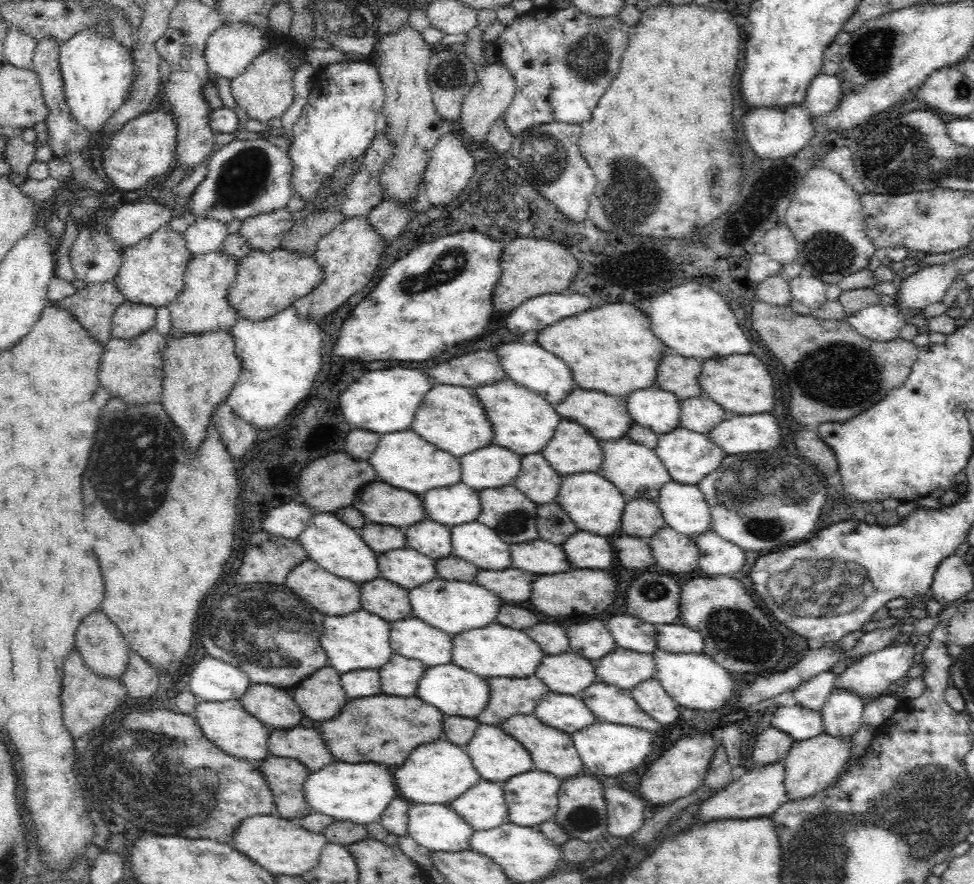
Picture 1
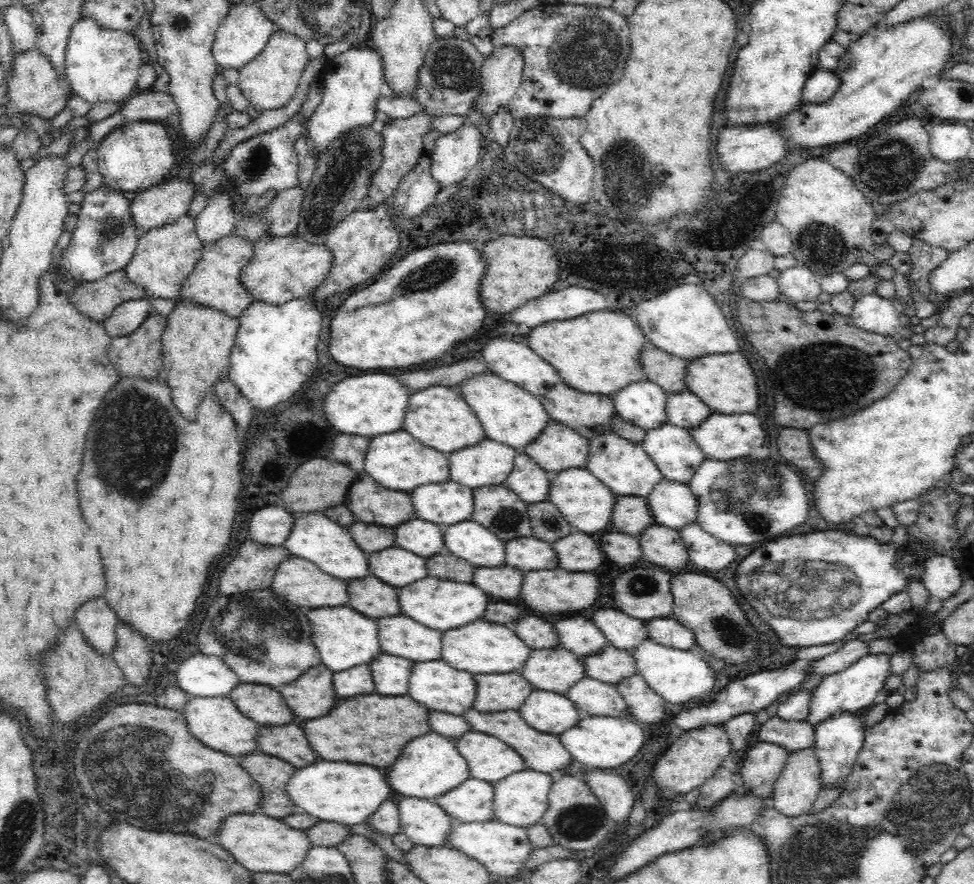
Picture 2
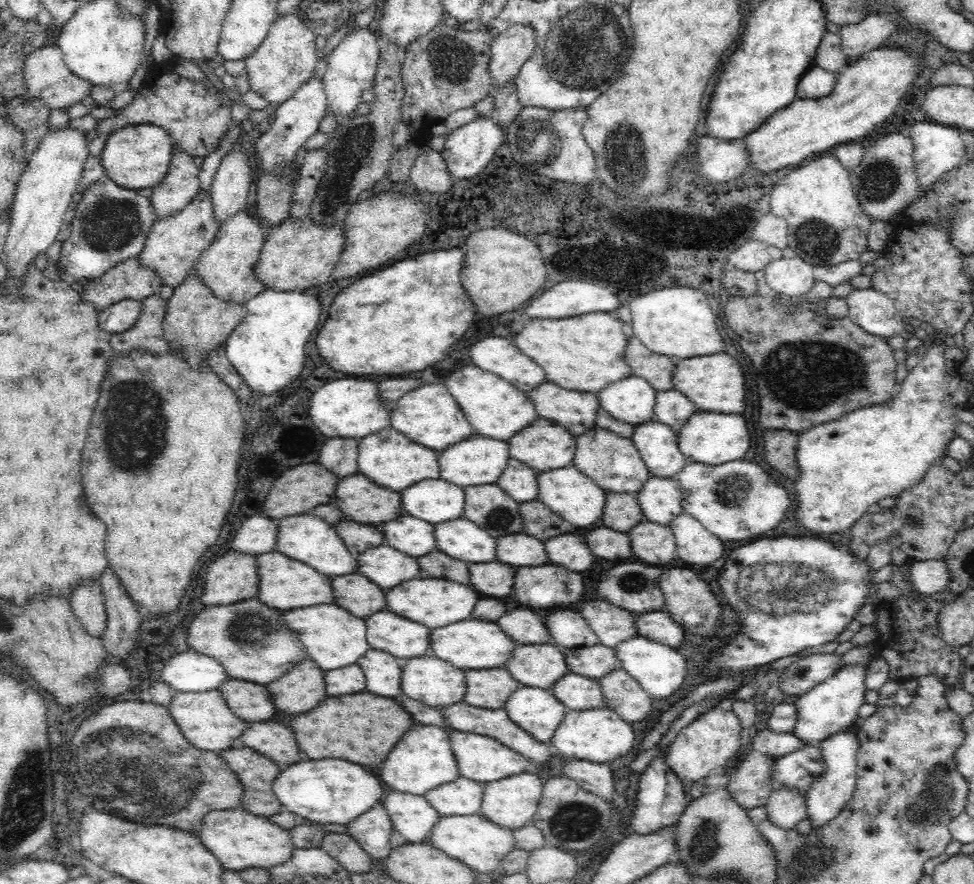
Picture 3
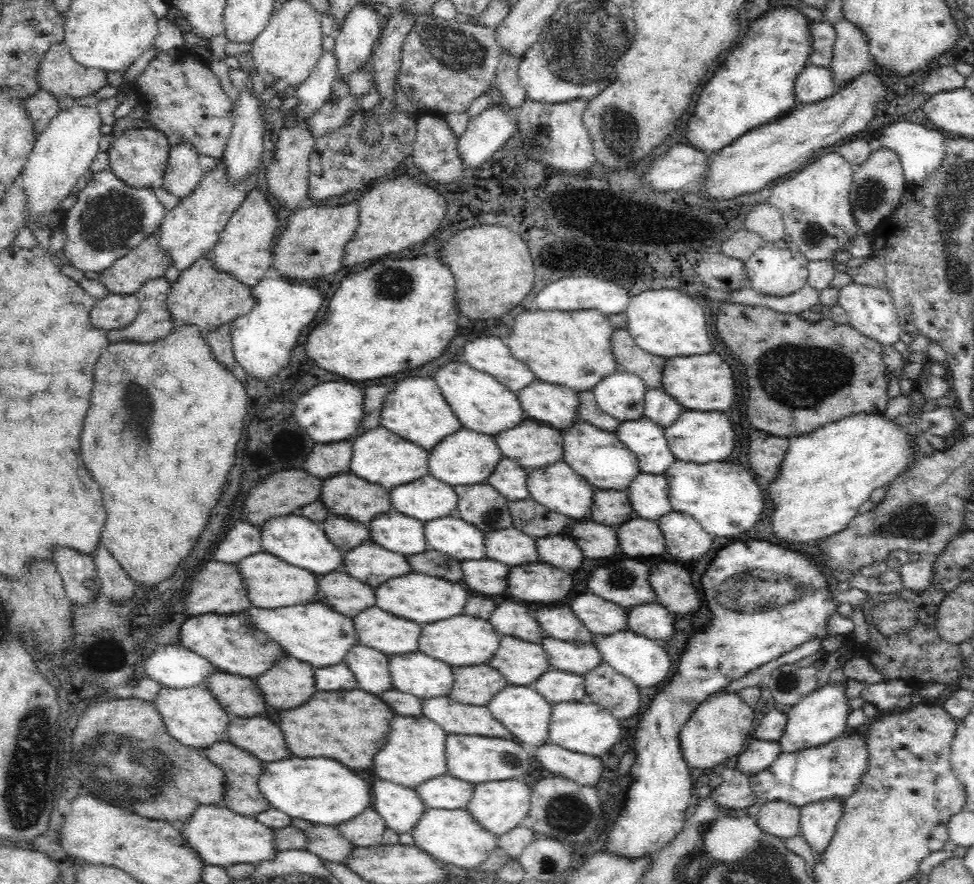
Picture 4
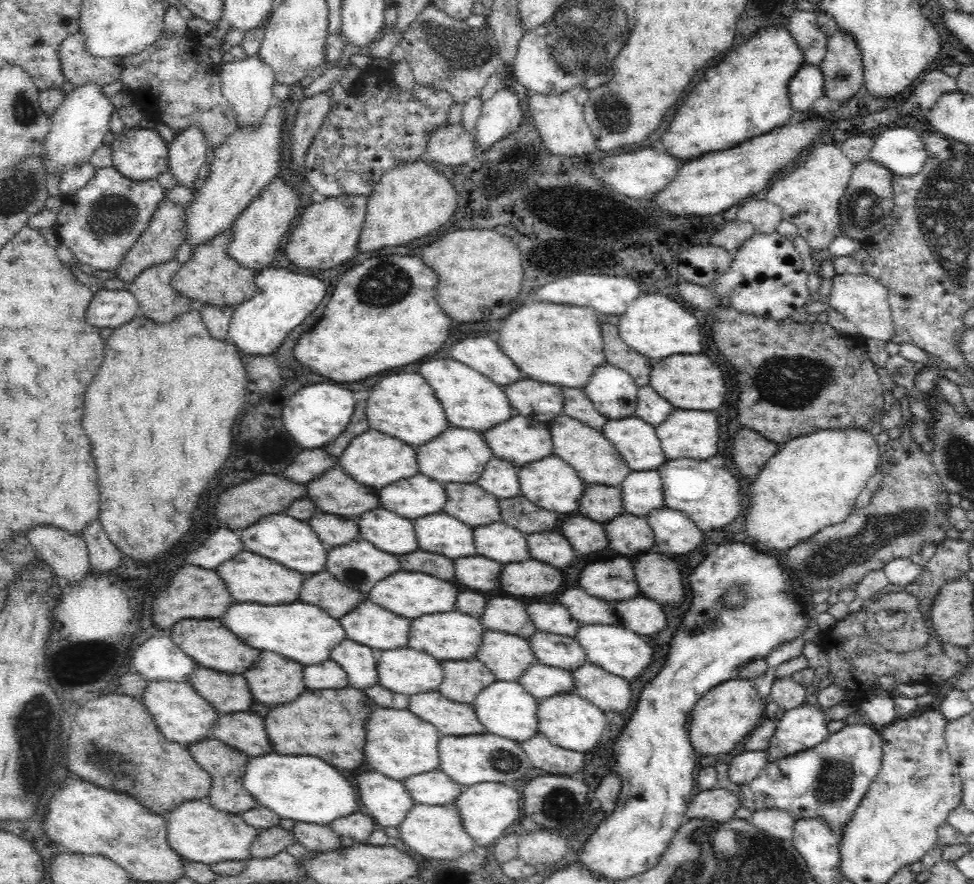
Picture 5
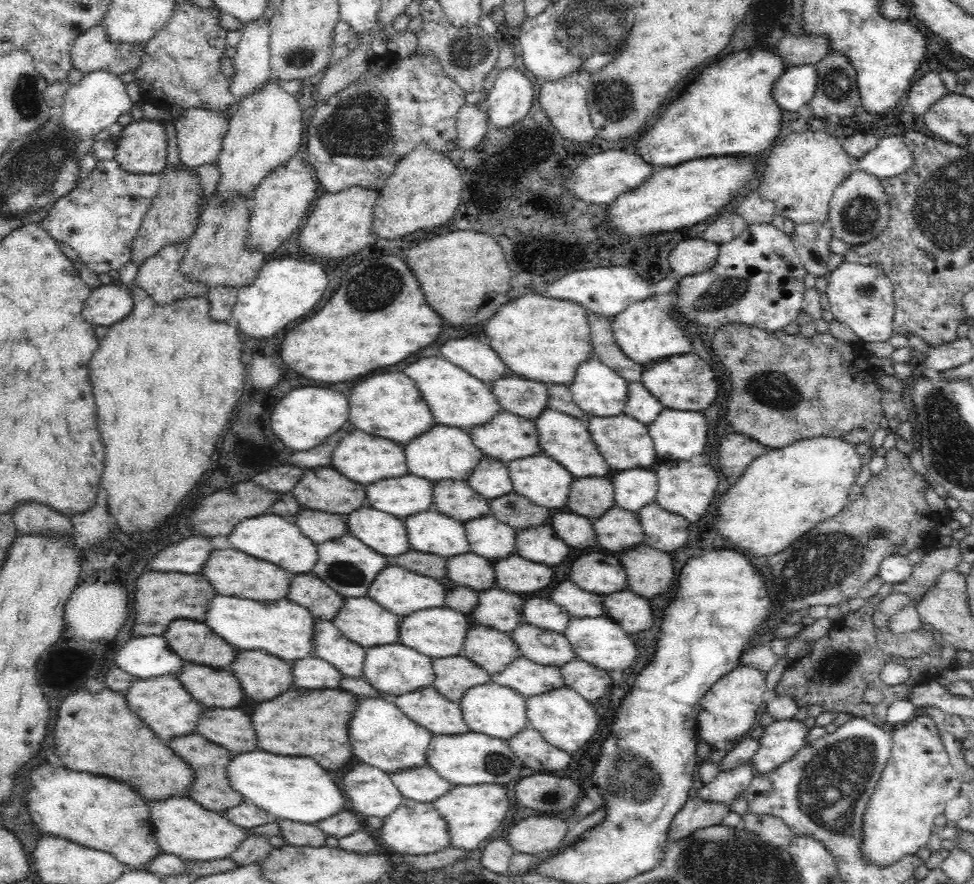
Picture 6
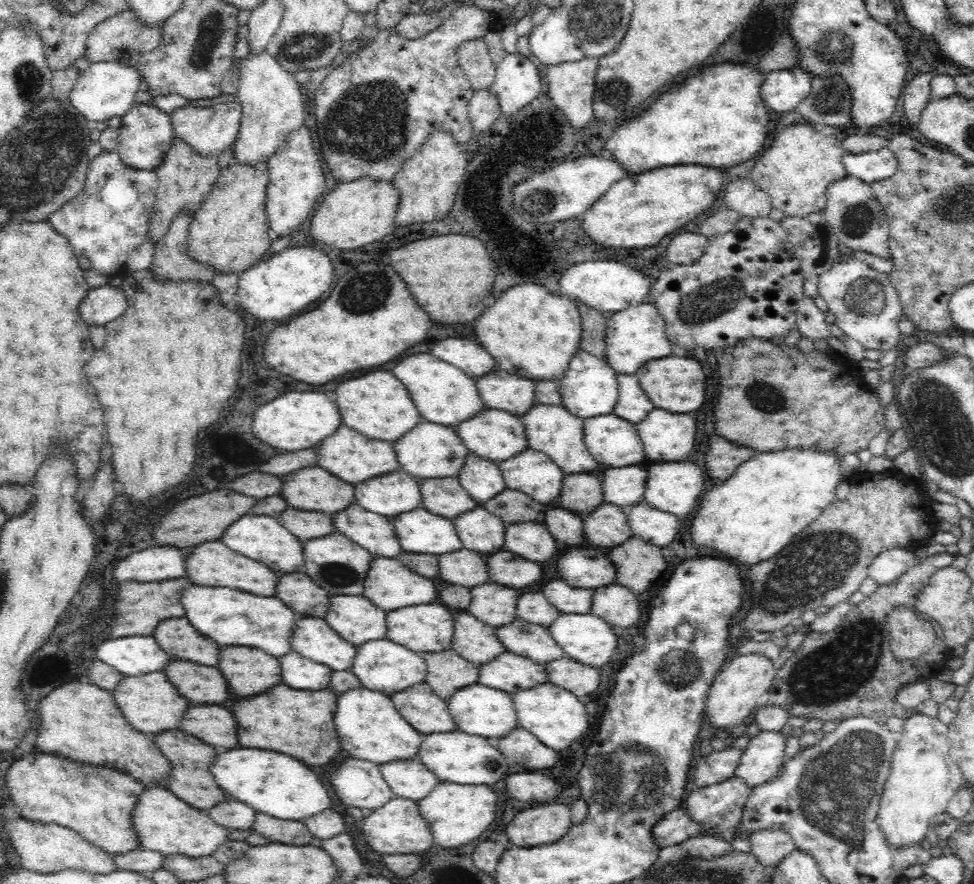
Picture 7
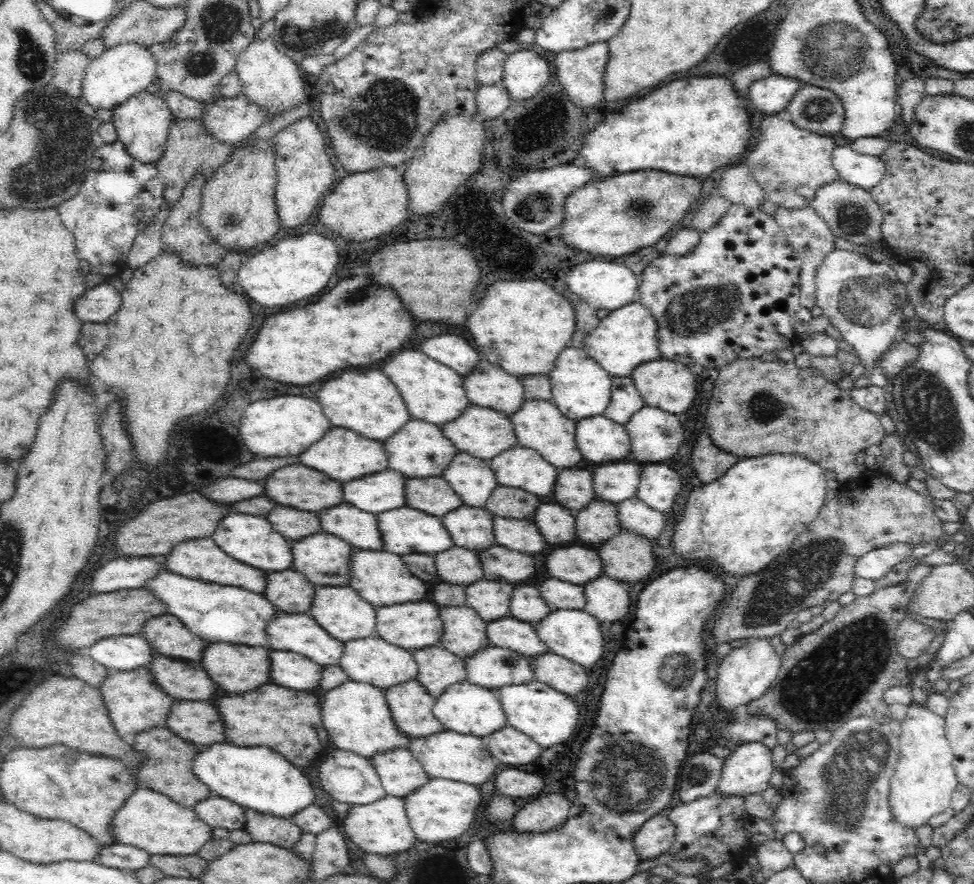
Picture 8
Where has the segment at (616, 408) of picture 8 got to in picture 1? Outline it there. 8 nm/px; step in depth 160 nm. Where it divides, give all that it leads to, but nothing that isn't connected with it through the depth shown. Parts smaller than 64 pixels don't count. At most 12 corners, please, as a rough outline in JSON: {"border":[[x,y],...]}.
{"border":[[706,396],[682,401],[681,426],[702,434],[735,416]]}

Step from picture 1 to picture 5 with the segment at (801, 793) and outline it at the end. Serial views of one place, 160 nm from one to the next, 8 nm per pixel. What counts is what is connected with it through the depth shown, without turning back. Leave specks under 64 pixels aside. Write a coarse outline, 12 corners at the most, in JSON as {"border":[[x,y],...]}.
{"border":[[774,808],[755,811],[748,822],[770,836],[793,838],[795,822]]}

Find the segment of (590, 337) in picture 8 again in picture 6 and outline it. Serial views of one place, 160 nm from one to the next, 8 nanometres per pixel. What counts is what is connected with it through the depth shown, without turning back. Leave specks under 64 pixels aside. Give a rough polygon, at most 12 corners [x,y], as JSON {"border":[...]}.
{"border":[[649,299],[611,322],[619,351],[645,367],[686,354],[680,323]]}

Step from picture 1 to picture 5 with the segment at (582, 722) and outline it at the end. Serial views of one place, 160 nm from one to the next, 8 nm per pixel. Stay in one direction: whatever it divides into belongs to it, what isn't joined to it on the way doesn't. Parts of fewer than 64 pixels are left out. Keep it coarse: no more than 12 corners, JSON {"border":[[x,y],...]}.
{"border":[[516,681],[486,685],[470,705],[483,730],[522,743],[537,701]]}

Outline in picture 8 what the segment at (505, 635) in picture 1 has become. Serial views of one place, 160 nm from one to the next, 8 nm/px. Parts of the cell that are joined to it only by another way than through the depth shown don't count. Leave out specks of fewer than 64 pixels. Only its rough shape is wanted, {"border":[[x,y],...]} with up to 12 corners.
{"border":[[424,599],[375,607],[375,636],[411,652],[443,635]]}

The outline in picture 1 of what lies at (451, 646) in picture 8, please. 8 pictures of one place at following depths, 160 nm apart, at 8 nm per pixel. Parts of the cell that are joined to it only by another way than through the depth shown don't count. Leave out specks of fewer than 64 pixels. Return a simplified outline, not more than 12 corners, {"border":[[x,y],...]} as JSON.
{"border":[[570,650],[545,655],[535,675],[574,696],[598,682],[595,663]]}

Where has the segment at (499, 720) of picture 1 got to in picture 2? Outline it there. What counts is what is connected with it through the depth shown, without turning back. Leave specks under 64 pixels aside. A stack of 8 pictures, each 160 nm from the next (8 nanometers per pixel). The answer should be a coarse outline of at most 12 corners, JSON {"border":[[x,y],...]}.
{"border":[[520,672],[473,675],[478,712],[518,710],[535,690]]}

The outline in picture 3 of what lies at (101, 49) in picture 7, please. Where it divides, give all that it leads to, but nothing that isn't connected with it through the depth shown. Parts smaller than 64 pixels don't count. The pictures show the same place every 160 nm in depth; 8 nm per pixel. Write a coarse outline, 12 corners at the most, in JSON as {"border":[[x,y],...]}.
{"border":[[56,44],[25,63],[28,97],[68,109],[89,95],[92,82],[68,69]]}

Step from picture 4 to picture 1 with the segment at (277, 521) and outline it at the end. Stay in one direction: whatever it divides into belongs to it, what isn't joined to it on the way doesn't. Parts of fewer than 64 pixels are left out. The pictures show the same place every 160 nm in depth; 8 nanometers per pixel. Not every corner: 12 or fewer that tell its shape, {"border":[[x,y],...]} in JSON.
{"border":[[334,514],[299,534],[307,558],[356,584],[379,576],[378,554]]}

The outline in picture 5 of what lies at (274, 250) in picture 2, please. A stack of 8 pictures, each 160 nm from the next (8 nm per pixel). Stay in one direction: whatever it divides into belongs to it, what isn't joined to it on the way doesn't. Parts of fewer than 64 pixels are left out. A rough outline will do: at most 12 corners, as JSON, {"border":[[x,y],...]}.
{"border":[[368,197],[318,198],[286,243],[291,266],[359,253]]}

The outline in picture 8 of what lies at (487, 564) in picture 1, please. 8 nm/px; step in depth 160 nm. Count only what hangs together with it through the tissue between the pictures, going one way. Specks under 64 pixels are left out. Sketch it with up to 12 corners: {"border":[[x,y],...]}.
{"border":[[406,504],[375,519],[382,548],[434,554],[453,545],[440,518]]}

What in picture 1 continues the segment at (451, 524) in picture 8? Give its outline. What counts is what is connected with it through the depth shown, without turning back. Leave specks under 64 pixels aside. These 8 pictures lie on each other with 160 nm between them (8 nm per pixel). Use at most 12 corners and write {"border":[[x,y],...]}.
{"border":[[538,538],[514,544],[512,566],[566,572],[562,546]]}

